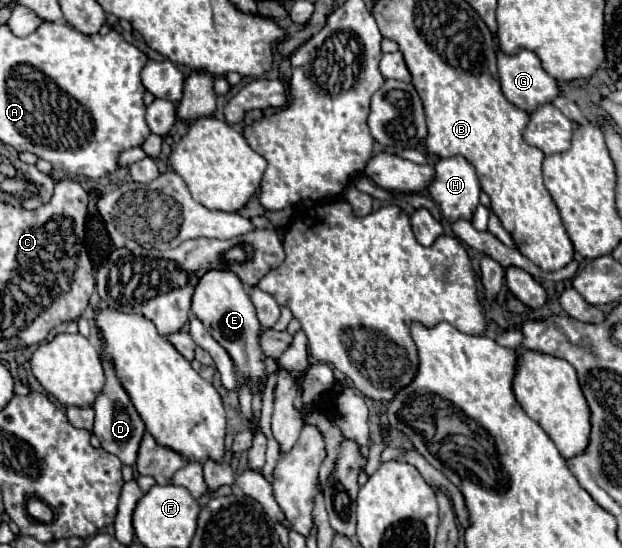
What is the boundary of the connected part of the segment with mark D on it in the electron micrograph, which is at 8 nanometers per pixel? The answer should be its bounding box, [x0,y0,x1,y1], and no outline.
[93,354,145,466]

